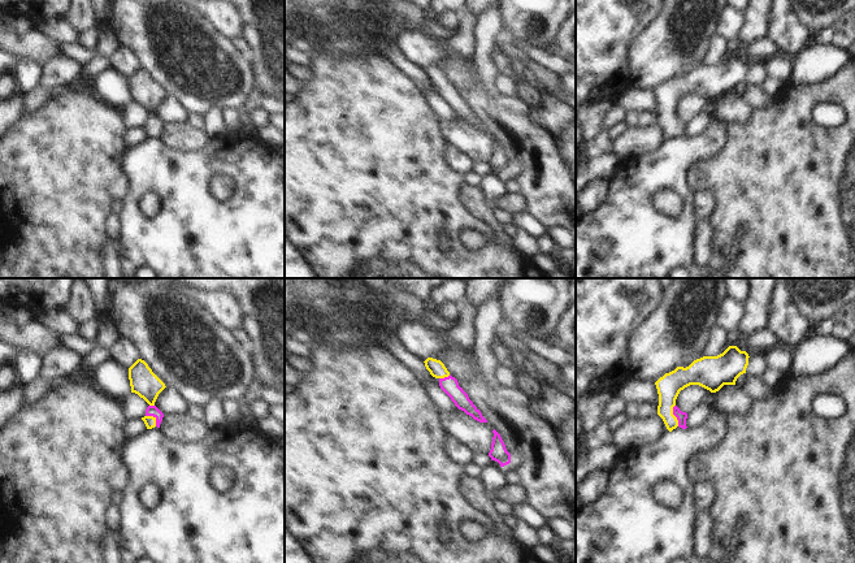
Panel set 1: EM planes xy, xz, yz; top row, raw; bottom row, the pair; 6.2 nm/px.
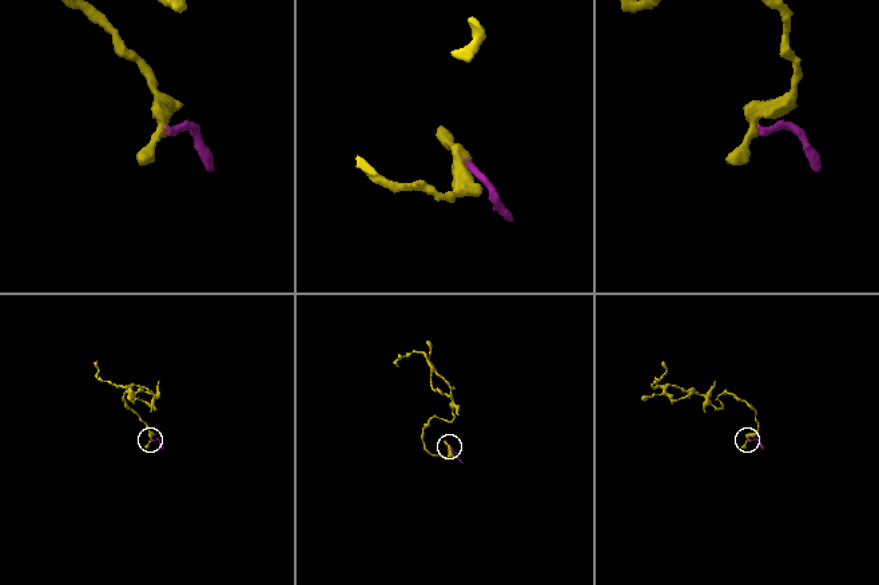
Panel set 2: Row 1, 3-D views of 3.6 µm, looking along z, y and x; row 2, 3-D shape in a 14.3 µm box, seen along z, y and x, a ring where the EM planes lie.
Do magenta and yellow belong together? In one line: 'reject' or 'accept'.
accept

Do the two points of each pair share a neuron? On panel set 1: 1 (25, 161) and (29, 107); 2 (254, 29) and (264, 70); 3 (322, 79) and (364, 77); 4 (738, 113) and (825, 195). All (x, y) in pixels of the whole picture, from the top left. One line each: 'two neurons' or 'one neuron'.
1: two neurons
2: one neuron
3: one neuron
4: two neurons

